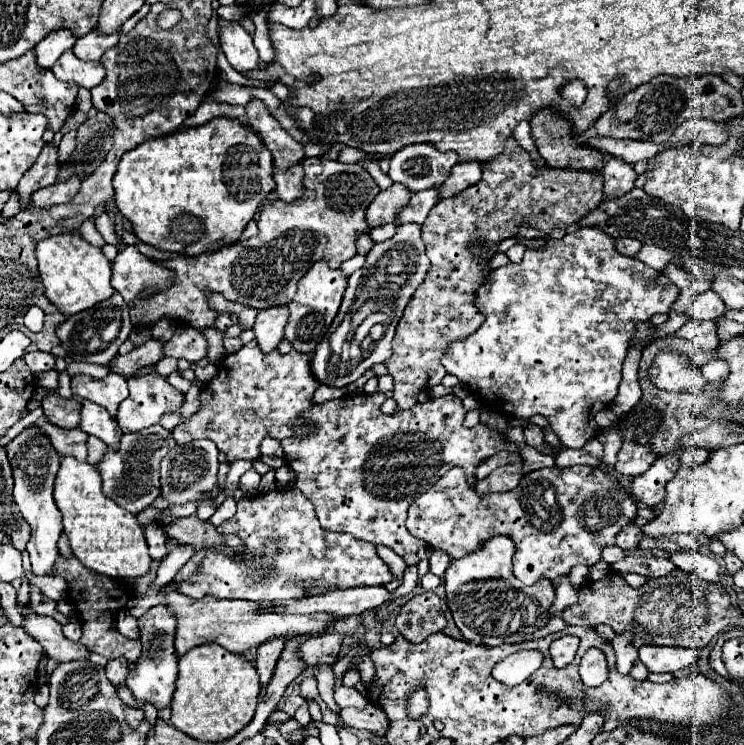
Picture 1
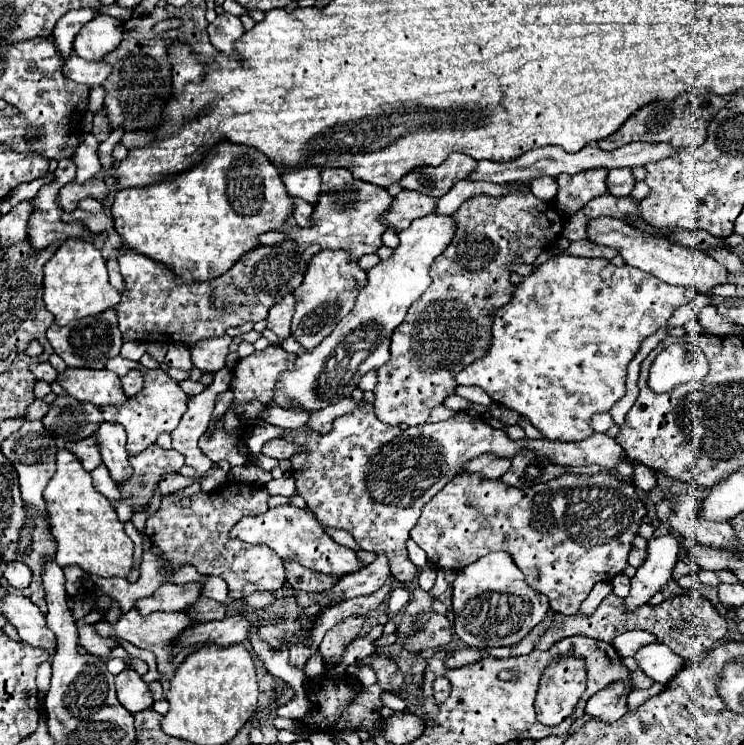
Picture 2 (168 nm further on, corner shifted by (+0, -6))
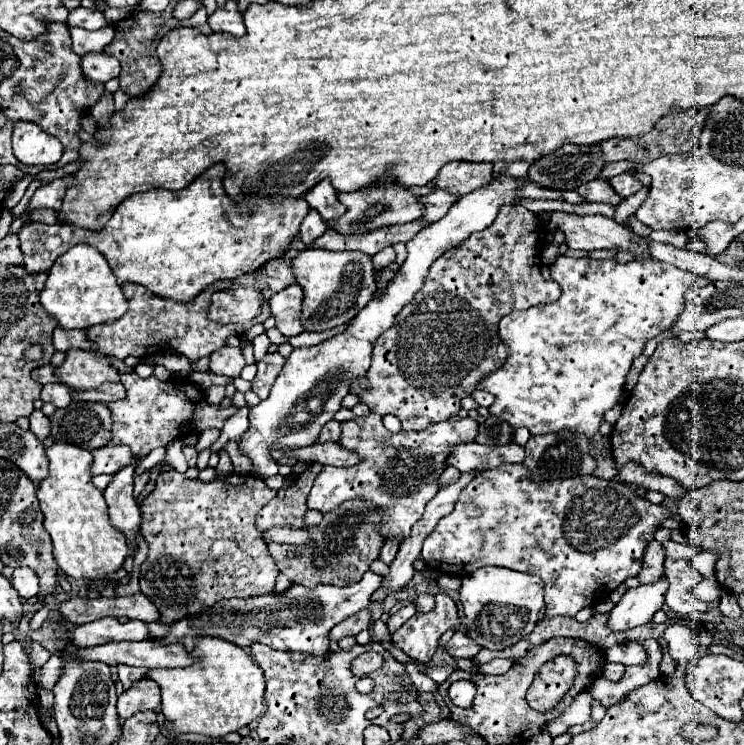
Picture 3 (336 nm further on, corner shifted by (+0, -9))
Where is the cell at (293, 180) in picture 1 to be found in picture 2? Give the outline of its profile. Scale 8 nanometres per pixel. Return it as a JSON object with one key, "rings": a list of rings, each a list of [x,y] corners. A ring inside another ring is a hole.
{"rings":[[[291,197],[291,201],[293,201],[293,219],[297,221],[297,225],[307,227],[309,225],[309,217],[313,213],[313,205],[303,201],[303,199],[299,199],[299,197]]]}

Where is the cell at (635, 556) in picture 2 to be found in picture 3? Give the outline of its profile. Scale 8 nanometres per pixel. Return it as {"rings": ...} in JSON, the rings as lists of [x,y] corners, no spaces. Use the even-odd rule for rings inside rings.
{"rings":[[[653,540],[647,550],[645,550],[645,558],[643,558],[643,568],[639,572],[639,582],[641,584],[651,584],[659,578],[663,578],[663,560],[665,560],[665,550],[663,544]]]}

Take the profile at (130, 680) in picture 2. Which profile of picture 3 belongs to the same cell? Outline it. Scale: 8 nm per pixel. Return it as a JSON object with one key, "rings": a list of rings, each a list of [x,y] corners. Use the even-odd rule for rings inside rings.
{"rings":[[[145,678],[141,682],[137,682],[133,688],[125,690],[119,694],[117,698],[117,712],[123,720],[131,718],[135,712],[141,710],[157,710],[161,704],[161,696],[159,696],[159,686]]]}

